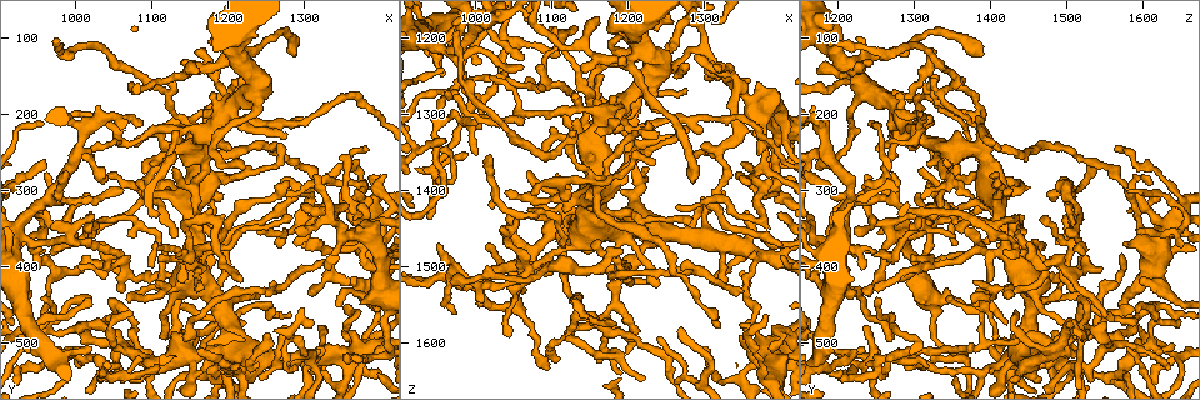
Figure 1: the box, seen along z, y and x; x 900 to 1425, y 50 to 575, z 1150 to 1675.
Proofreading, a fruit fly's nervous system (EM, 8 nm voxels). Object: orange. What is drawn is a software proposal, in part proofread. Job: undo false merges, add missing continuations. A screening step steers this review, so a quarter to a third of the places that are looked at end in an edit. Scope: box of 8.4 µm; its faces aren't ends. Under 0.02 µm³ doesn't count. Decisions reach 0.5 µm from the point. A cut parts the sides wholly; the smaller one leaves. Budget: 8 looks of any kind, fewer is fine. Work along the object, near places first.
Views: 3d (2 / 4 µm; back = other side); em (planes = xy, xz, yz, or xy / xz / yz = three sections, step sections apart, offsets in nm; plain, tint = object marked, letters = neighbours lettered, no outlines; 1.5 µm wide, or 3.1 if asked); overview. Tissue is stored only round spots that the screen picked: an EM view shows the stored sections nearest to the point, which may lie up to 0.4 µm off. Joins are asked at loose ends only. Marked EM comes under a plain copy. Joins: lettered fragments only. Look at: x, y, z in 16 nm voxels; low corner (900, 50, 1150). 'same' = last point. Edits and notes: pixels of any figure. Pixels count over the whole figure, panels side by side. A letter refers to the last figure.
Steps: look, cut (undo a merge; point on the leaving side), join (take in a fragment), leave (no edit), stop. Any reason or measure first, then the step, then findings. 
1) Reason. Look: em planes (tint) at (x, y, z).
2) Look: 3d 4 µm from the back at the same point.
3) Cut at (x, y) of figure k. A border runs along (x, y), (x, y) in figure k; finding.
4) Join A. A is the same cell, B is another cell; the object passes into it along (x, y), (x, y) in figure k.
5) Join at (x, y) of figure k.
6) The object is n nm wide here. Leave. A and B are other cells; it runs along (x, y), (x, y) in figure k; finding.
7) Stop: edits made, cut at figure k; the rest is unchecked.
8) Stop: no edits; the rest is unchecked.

End of a long branch. Look: em xy step 8 (letters) at (1020, 355, 1350).

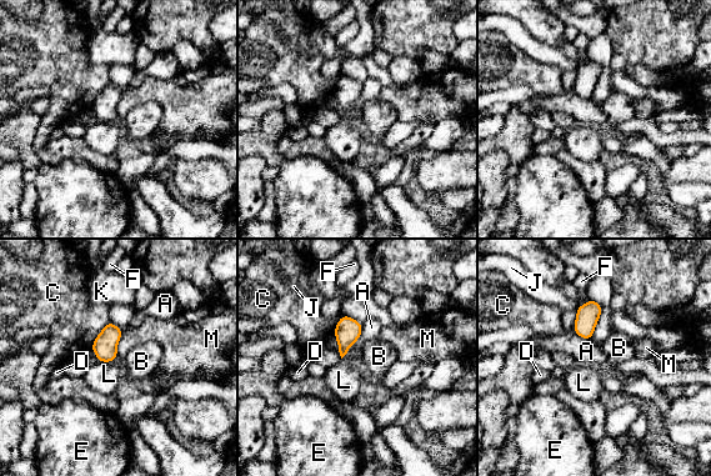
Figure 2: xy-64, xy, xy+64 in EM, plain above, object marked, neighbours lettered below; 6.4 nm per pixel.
Cut it another way. Look: em planes (letters) at the same point.

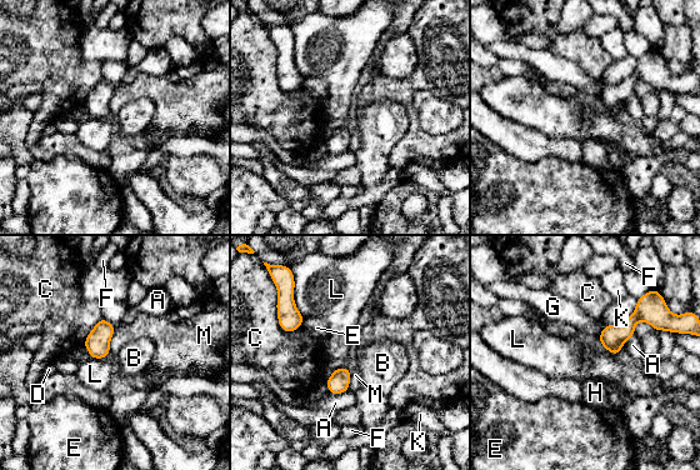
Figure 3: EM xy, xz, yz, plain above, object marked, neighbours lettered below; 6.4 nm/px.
The longest contact is with C, 200 nm. Leave. A, B, C, D, E, F, G, H, K, L and M are other cells; a border runs along (293, 290), (295, 306), (304, 318) in figure 3; no lettered fragment goes on from it.

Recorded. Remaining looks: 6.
Free end. Look: em xz step 4 (tint) at (1145, 495, 1270).

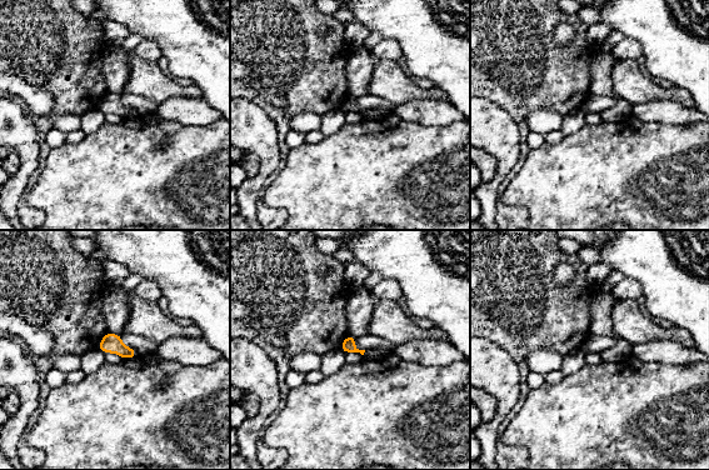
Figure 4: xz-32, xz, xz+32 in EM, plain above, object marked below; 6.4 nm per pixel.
Cut it another way. Look: em planes (letters) at the same point.

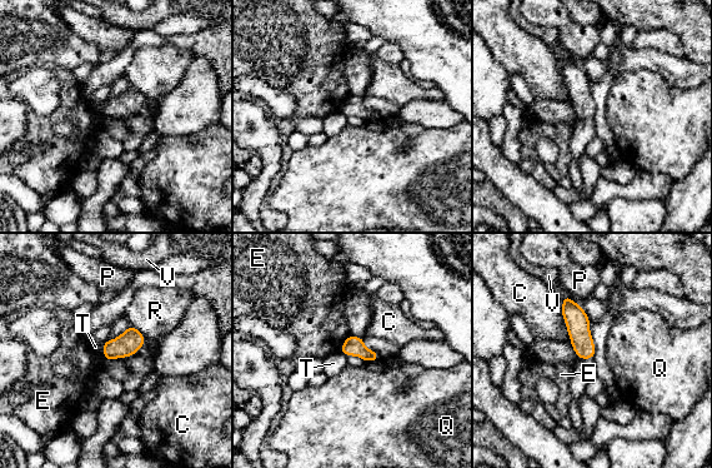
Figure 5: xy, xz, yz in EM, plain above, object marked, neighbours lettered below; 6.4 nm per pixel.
The object is 130 nm wide here. Leave. C, E, P, Q, R, T and V are other cells; a border runs along (101, 343), (101, 350), (106, 362) in figure 5; no lettered fragment goes on from it.

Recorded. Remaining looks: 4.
Sudden change in width. Look: em planes (letters) at (1215, 540, 1390).

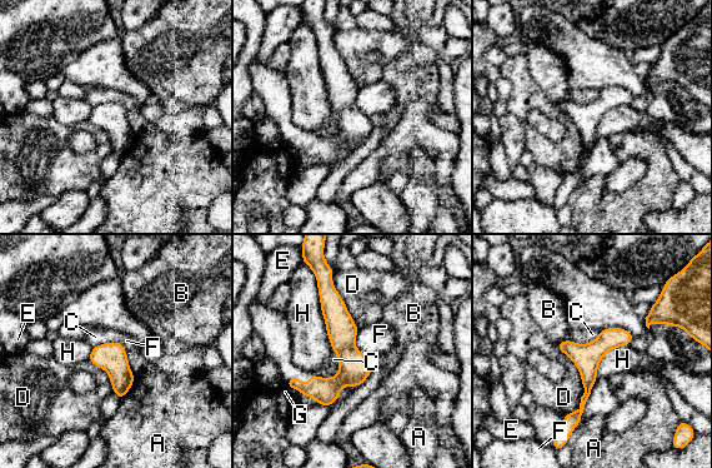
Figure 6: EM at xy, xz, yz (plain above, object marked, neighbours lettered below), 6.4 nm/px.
The longest contact is with H, 480 nm. Leave. A, B, C, D, E, F, G and H are other cells; a border runs along (315, 277), (320, 312), (331, 349) in figure 6; all the same cell.

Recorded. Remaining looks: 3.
Stop: no edits; the rest is unchecked.

